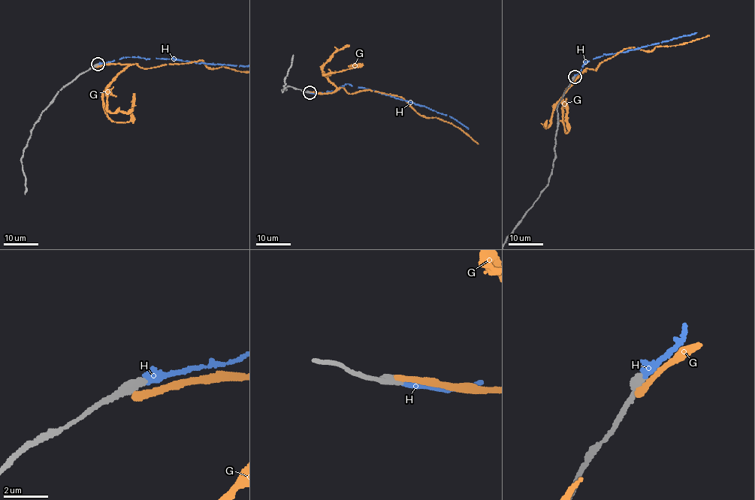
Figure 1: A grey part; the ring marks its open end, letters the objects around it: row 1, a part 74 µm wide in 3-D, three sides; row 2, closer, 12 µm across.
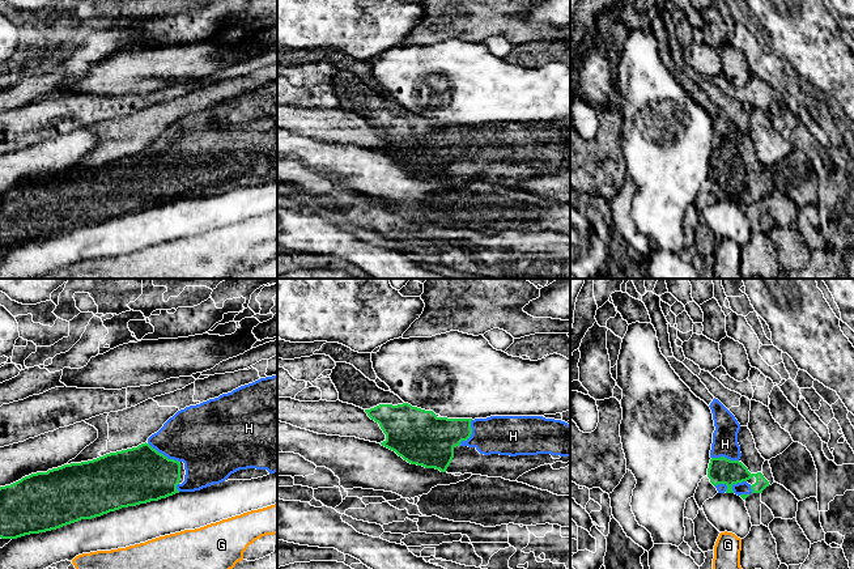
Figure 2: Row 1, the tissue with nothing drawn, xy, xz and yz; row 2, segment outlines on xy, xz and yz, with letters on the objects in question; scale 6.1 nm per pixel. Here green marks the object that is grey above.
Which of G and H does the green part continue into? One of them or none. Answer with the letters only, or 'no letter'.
H

